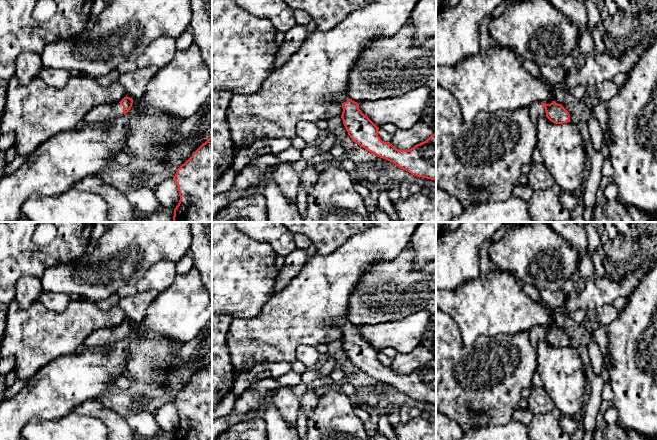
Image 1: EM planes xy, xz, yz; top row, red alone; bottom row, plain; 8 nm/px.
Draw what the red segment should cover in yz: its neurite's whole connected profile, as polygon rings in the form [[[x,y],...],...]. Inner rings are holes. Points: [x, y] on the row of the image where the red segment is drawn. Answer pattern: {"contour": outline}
{"contour": [[[552,101],[550,104],[543,102],[533,102],[529,106],[530,119],[533,124],[537,125],[540,117],[547,117],[551,122],[563,124],[570,122],[569,112],[561,105]]]}

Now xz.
{"contour": [[[347,94],[336,95],[332,100],[342,105],[343,124],[355,143],[414,176],[436,181],[436,133],[409,150],[398,150],[390,142],[380,139],[379,128]]]}

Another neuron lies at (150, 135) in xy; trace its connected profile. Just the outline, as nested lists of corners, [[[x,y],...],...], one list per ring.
[[[149,108],[144,112],[132,116],[129,122],[129,133],[127,135],[124,150],[130,155],[143,156],[150,161],[160,160],[164,162],[172,157],[170,145],[179,147],[179,132],[174,134],[173,131],[180,128],[184,118],[168,116],[165,113],[159,113]]]

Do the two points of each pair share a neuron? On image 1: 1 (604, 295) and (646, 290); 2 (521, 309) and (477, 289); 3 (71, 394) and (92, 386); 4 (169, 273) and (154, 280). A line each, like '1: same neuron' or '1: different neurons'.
1: different neurons
2: same neuron
3: same neuron
4: same neuron

